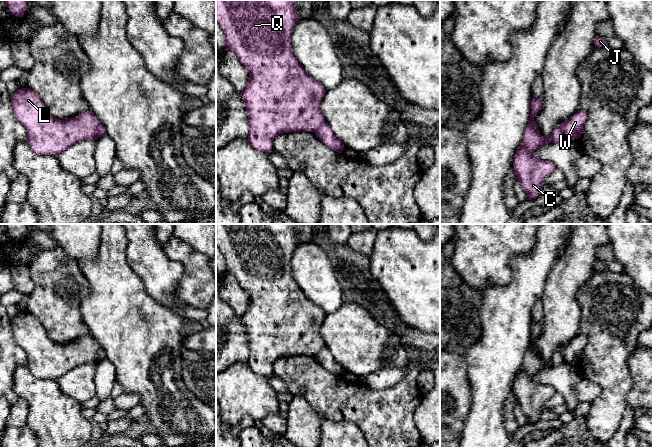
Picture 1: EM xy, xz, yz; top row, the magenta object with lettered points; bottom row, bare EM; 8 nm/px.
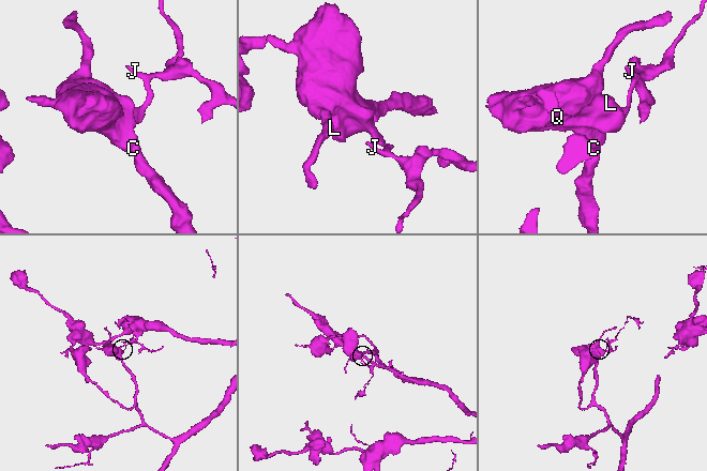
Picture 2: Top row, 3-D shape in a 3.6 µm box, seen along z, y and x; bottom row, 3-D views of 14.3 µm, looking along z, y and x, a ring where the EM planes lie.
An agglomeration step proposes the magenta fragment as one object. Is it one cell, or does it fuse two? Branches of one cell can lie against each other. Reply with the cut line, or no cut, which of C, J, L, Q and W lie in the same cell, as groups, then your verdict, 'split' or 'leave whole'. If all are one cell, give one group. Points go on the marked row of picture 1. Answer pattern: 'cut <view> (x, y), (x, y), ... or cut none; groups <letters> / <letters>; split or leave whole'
cut yz (567, 121), (564, 127), (564, 136); groups C L Q / J W; split

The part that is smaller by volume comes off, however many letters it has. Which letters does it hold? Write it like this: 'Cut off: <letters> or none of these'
Cut off: J, W

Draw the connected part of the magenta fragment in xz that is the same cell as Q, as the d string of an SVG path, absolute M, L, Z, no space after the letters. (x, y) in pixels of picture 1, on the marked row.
M216 0L216 23L224 33L225 51L232 50L249 71L247 84L240 93L249 118L247 139L253 148L265 153L272 151L272 142L280 134L315 133L326 123L320 110L326 89L304 71L292 52L291 35L300 20L295 0Z

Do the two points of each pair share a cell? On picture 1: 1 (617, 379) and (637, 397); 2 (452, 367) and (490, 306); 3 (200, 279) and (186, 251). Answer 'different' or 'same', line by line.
1: different
2: different
3: same

